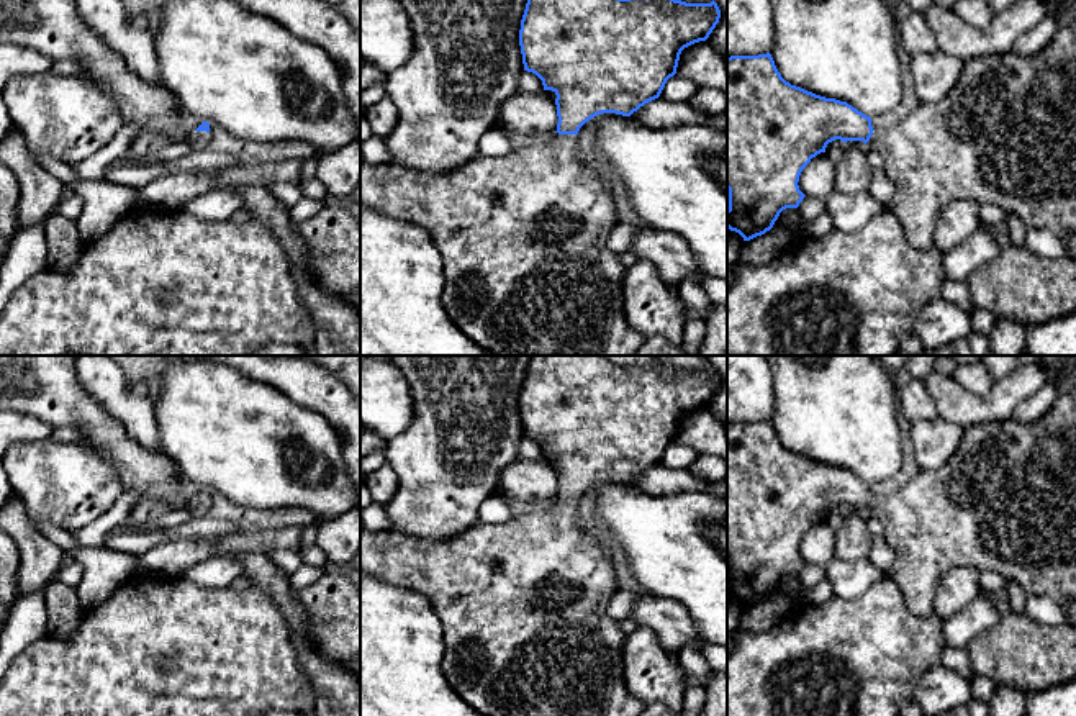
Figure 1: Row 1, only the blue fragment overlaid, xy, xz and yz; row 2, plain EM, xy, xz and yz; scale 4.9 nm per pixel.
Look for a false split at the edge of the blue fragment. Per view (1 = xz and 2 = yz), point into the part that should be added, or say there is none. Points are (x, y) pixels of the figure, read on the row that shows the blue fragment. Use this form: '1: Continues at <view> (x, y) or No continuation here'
1: Continues at xz (523, 238)
2: Continues at yz (1006, 135)

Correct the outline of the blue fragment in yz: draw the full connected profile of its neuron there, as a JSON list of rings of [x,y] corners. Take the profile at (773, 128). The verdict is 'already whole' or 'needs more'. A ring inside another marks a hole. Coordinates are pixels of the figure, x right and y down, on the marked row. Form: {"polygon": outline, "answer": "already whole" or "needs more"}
{"polygon": [[[1076,26],[1058,28],[1053,39],[1040,52],[1032,56],[1020,56],[1009,51],[1004,54],[981,56],[963,62],[961,79],[947,98],[938,103],[919,103],[919,106],[901,123],[881,131],[876,131],[871,126],[870,116],[863,115],[847,102],[825,98],[786,82],[778,72],[770,52],[727,57],[727,228],[739,233],[744,241],[750,241],[770,231],[783,210],[799,206],[806,197],[798,185],[802,169],[811,162],[812,157],[825,152],[827,144],[835,139],[843,143],[863,141],[870,149],[881,154],[884,162],[883,169],[896,185],[896,192],[886,208],[891,210],[901,221],[906,239],[912,247],[925,251],[934,246],[935,223],[945,205],[953,200],[973,200],[978,205],[994,203],[1007,215],[1019,216],[1027,226],[1051,231],[1066,247],[1066,256],[1076,261]]], "answer": "needs more"}

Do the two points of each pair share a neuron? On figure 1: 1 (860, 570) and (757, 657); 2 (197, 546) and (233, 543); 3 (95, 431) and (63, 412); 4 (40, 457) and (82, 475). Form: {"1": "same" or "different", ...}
{"1": "different", "2": "same", "3": "same", "4": "same"}

